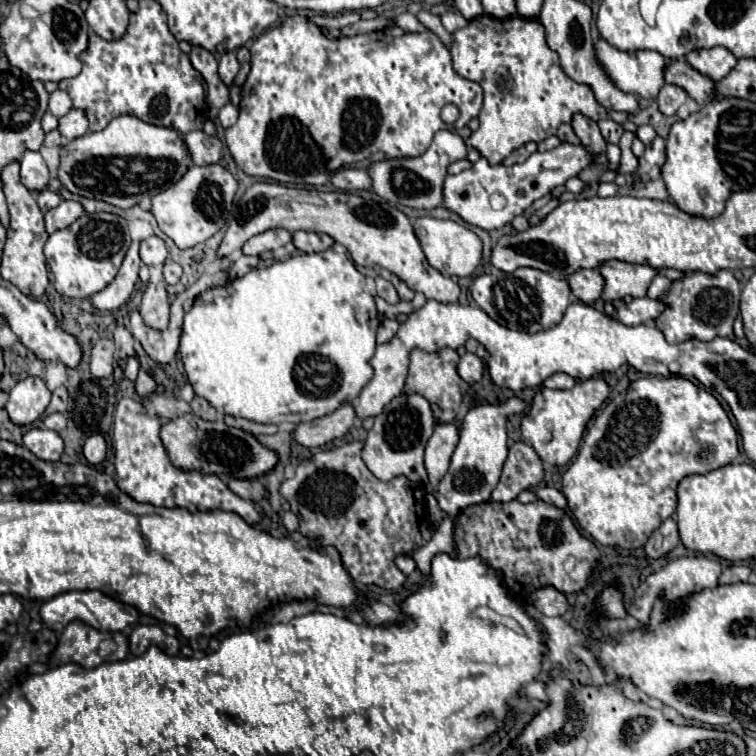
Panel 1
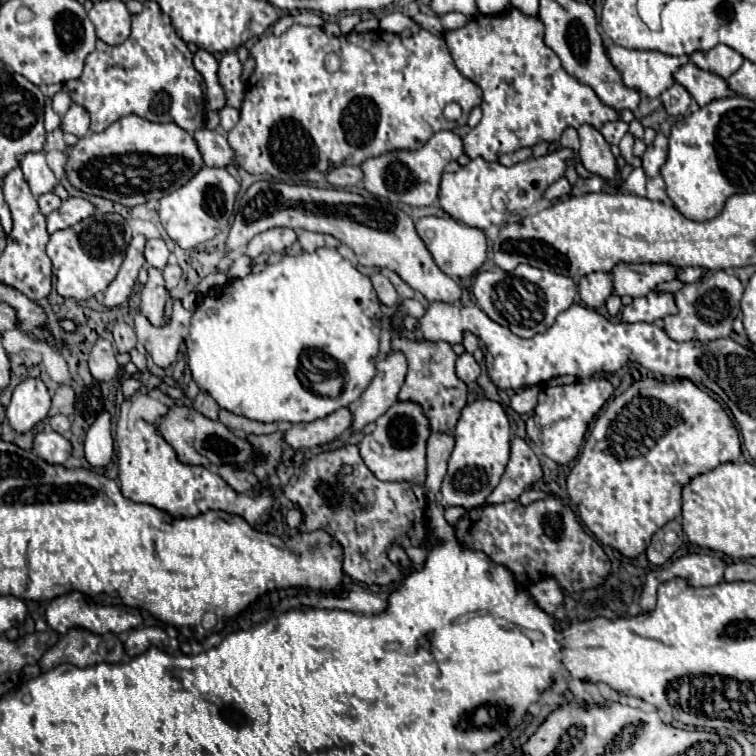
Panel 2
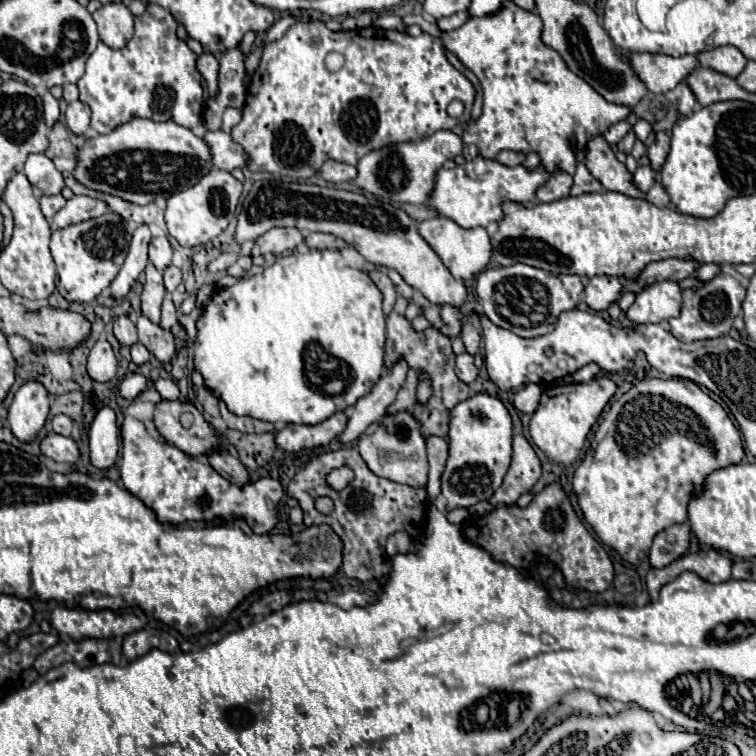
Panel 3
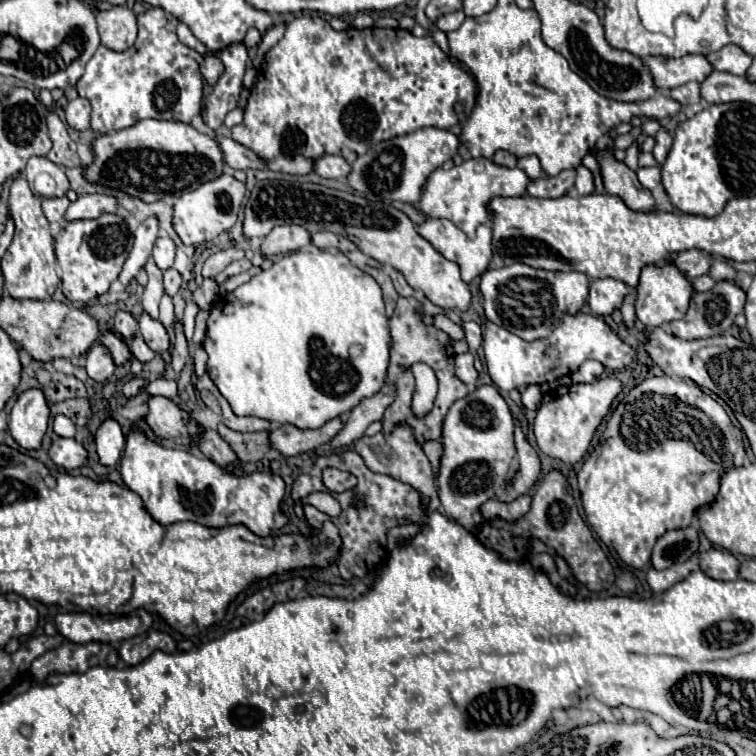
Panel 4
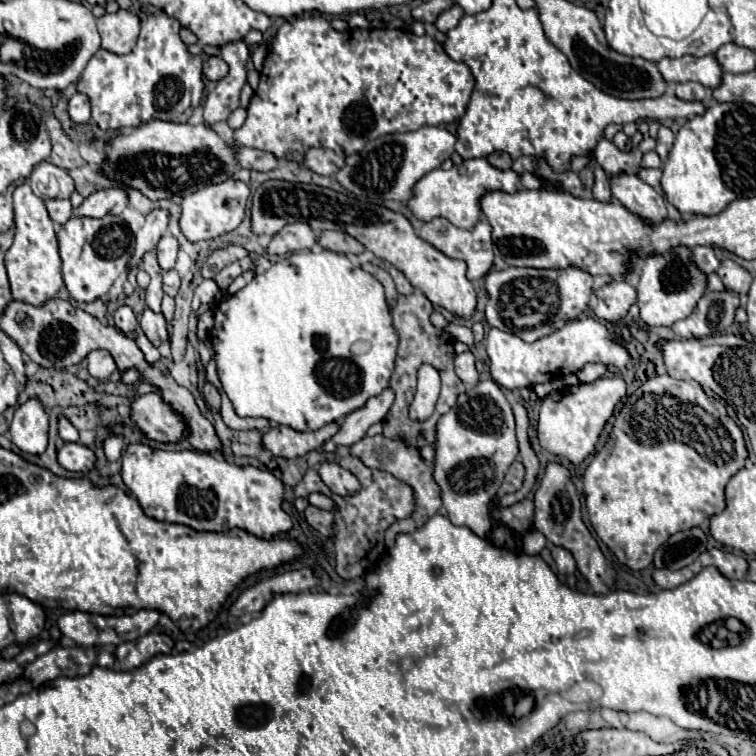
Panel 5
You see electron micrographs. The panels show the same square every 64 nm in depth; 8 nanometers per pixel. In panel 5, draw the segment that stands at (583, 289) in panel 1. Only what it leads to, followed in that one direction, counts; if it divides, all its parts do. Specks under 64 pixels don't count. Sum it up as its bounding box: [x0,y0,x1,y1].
[594,282,636,322]

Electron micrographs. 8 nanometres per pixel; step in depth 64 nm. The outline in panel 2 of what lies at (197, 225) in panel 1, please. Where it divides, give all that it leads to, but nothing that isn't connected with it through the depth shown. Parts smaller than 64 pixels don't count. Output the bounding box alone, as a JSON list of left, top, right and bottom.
[158,168,238,248]

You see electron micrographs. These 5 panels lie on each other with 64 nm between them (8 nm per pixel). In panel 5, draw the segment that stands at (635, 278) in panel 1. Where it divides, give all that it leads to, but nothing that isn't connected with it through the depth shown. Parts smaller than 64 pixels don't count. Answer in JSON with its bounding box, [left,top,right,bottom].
[692,246,720,272]

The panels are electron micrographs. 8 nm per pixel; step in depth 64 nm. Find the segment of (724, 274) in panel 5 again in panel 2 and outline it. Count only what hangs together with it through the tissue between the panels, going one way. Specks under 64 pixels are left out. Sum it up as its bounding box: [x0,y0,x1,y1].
[678,266,704,282]

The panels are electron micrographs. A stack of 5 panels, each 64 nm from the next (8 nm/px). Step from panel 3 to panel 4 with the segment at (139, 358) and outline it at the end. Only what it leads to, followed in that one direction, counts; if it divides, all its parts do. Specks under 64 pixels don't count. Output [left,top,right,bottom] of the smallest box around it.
[130,334,156,362]

